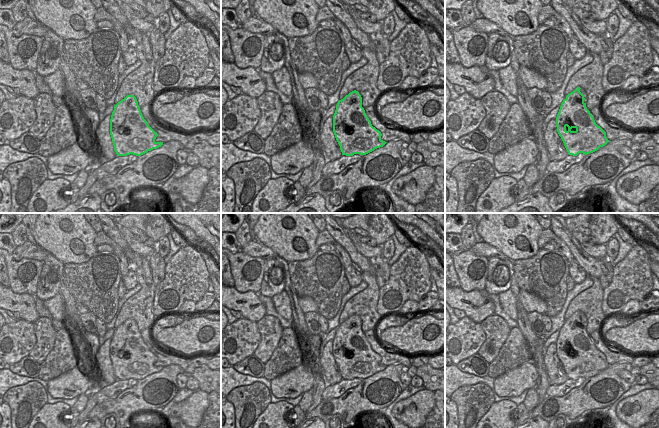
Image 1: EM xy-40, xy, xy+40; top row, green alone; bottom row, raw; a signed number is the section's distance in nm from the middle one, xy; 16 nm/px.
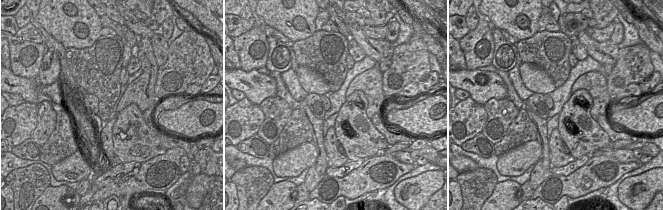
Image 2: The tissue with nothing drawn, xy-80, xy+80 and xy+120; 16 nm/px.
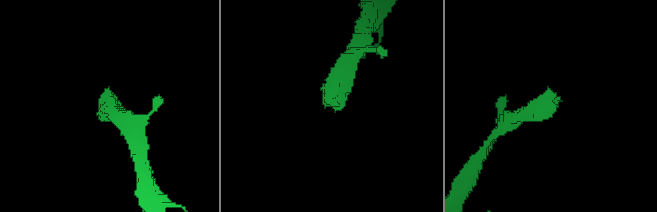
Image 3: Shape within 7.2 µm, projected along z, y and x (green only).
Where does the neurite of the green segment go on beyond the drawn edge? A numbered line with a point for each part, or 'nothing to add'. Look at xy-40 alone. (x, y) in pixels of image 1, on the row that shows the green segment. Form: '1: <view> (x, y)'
nothing to add

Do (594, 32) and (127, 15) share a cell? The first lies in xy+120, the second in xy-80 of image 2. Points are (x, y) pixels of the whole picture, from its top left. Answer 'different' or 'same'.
same

